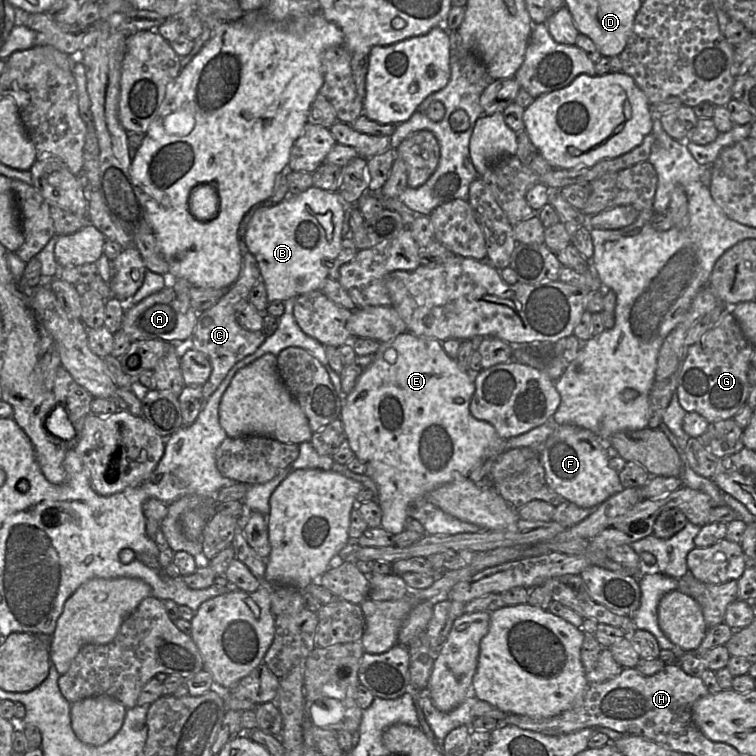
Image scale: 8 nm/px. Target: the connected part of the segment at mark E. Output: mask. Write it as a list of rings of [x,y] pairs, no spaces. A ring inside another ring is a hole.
[[[407,331],[399,334],[388,342],[380,343],[380,346],[373,356],[373,361],[369,367],[359,376],[353,390],[346,396],[346,402],[342,407],[340,419],[343,423],[346,433],[346,439],[350,448],[365,466],[365,475],[370,477],[378,488],[377,503],[382,511],[381,527],[393,535],[402,532],[405,529],[406,520],[409,518],[410,506],[419,499],[426,499],[426,495],[439,486],[449,483],[457,477],[467,477],[473,467],[483,458],[498,456],[504,451],[519,447],[538,448],[541,452],[542,446],[548,437],[558,427],[553,418],[549,418],[544,424],[529,430],[518,436],[503,439],[499,437],[494,427],[484,421],[478,420],[472,416],[469,410],[471,398],[475,391],[475,382],[468,376],[467,372],[460,369],[456,359],[450,358],[442,347],[442,343],[434,338],[417,336]]]

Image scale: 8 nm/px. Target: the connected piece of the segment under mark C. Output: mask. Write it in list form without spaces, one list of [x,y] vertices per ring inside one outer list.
[[[251,253],[242,256],[242,269],[236,282],[227,293],[211,308],[201,312],[188,342],[189,346],[205,354],[211,363],[212,372],[208,381],[202,386],[206,401],[219,387],[231,368],[246,356],[253,354],[266,340],[264,331],[248,331],[242,327],[236,318],[236,305],[242,300],[248,300],[252,288],[261,280],[257,262]]]

